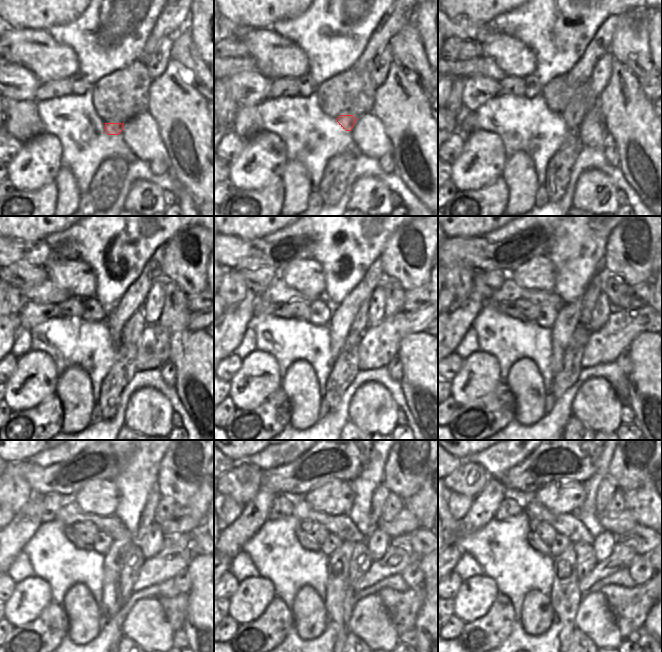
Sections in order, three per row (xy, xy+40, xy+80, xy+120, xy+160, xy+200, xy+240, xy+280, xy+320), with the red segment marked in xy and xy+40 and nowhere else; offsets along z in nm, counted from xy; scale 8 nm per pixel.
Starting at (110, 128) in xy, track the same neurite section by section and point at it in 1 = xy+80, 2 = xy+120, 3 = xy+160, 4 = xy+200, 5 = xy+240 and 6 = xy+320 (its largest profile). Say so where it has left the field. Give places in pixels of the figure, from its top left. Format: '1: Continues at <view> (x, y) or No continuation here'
1: Continues at xy+80 (575, 112)
2: Continues at xy+120 (131, 332)
3: Continues at xy+160 (360, 323)
4: Continues at xy+200 (588, 302)
5: Continues at xy+240 (147, 518)
6: Continues at xy+320 (607, 487)

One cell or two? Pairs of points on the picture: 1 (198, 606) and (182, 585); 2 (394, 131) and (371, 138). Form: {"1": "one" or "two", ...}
{"1": "two", "2": "two"}

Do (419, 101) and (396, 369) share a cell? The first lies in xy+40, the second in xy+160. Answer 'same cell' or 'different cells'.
different cells

